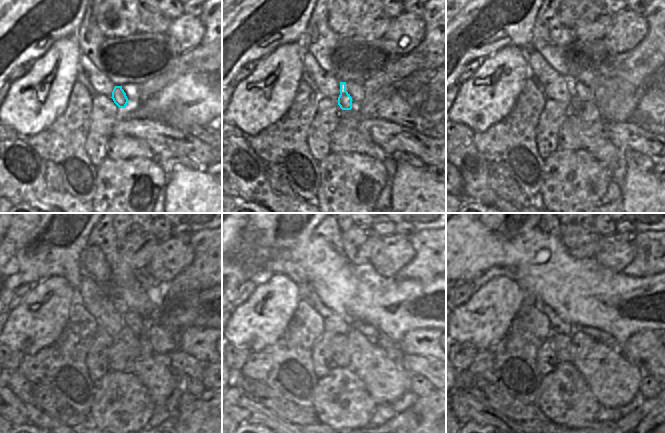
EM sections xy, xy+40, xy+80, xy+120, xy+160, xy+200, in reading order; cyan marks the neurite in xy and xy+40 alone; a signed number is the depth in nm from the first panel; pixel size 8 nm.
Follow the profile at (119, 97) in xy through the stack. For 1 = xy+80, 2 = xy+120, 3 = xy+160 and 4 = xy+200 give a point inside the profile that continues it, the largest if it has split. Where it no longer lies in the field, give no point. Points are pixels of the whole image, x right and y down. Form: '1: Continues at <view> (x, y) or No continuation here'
1: Continues at xy+80 (574, 107)
2: Continues at xy+120 (154, 371)
3: Continues at xy+160 (386, 379)
4: Continues at xy+200 (614, 380).

